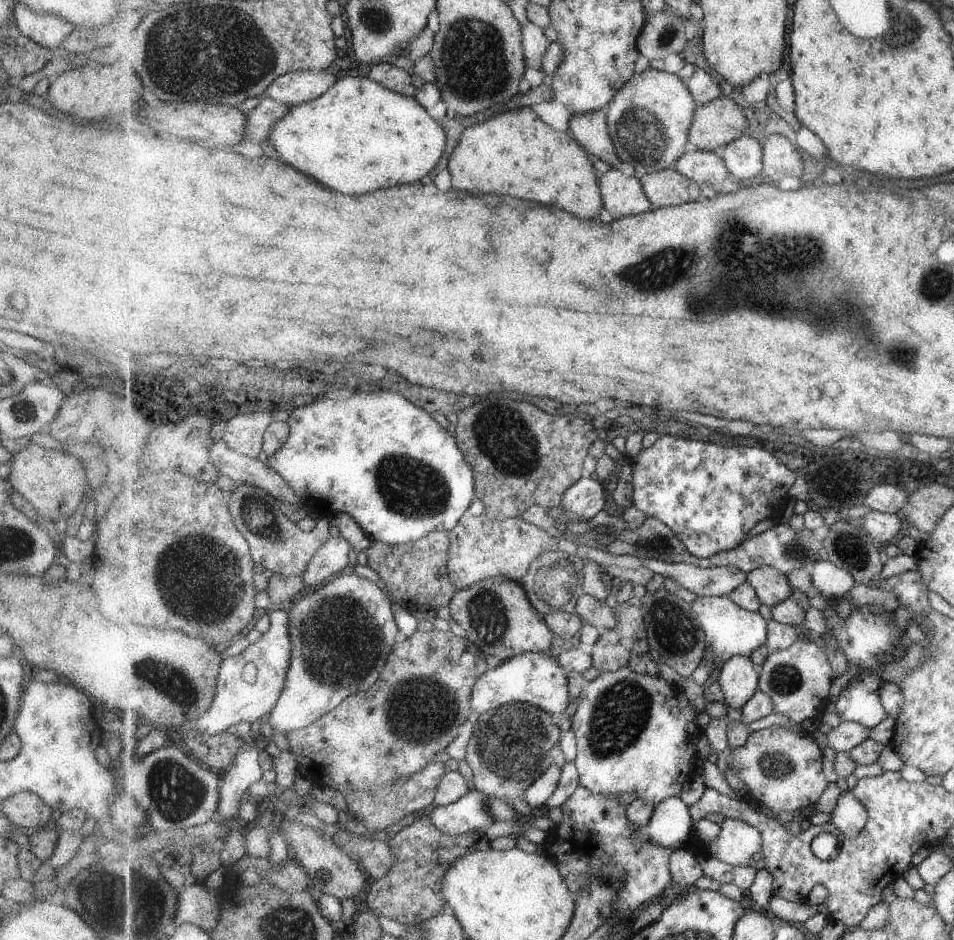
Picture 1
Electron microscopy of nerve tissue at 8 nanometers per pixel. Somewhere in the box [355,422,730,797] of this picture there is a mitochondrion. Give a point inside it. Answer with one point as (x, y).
(512, 747)

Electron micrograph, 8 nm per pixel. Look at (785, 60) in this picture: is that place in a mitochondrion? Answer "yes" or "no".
no

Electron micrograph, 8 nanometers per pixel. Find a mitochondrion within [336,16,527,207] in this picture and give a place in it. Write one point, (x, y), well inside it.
(474, 60)

